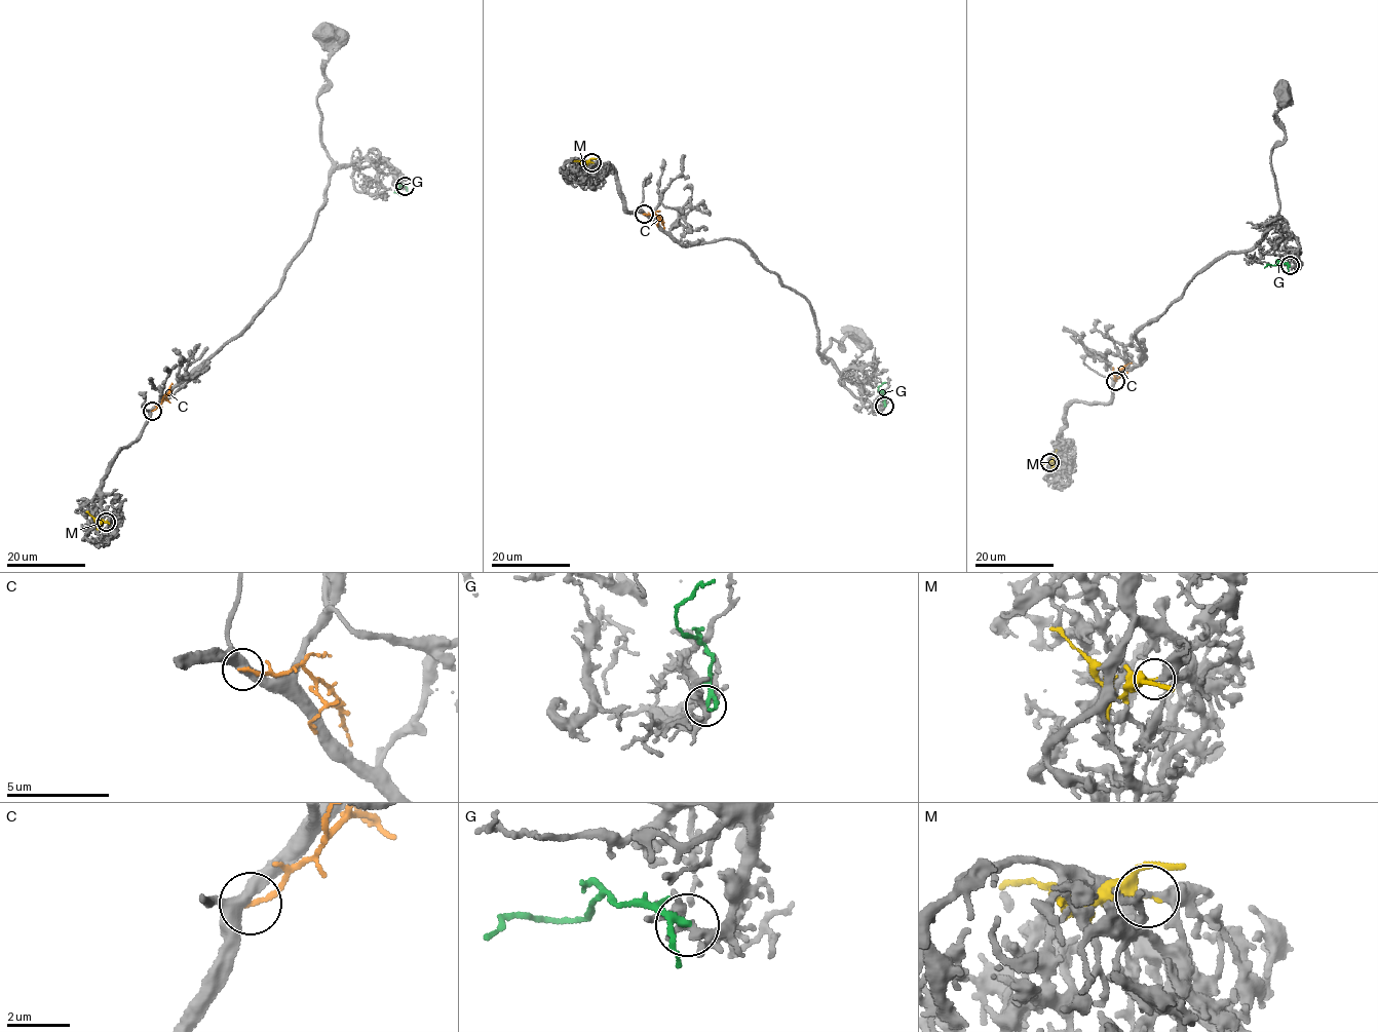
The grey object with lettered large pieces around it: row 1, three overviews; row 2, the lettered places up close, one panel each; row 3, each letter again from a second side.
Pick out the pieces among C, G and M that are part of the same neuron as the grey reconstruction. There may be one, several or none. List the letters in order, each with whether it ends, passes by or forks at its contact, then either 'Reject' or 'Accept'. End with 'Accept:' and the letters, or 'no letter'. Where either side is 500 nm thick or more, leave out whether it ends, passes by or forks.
C: It ends there. Reject
G: It passes by. Accept
M: It passes by. Reject
Accept: G

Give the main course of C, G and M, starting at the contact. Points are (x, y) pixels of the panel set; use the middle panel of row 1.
C: (643, 214), (657, 215), (663, 228)
G: (883, 406), (884, 394), (878, 387), (885, 382)
M: (591, 162), (573, 161)

